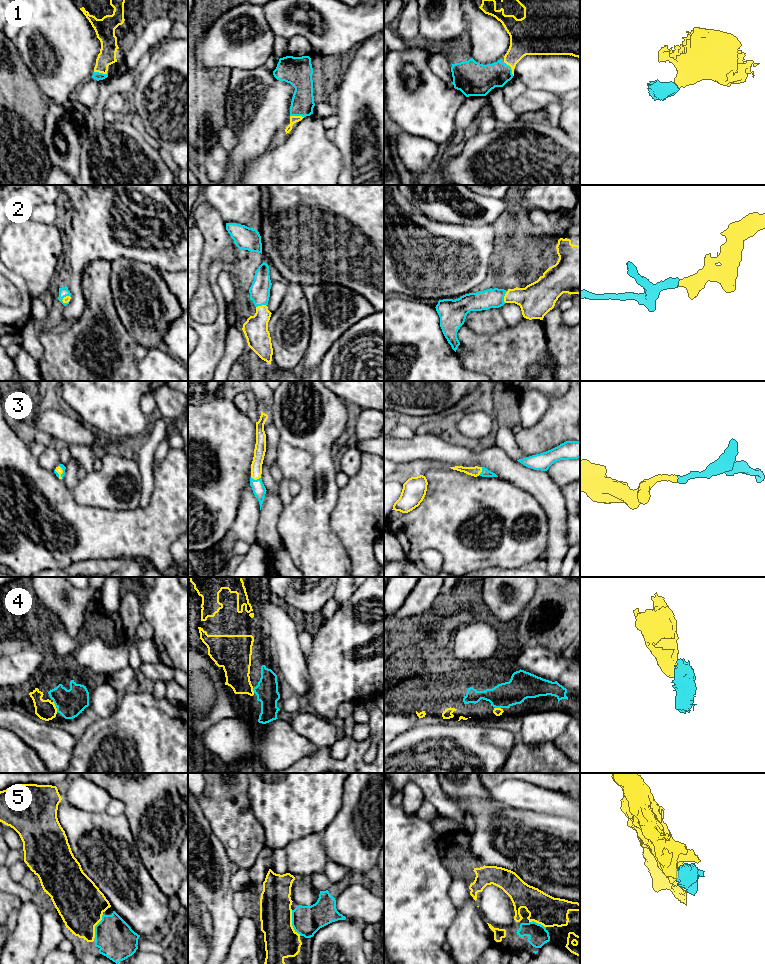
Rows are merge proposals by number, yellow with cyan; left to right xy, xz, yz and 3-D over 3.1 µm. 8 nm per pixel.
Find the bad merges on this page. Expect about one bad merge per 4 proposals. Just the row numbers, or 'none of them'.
none of them

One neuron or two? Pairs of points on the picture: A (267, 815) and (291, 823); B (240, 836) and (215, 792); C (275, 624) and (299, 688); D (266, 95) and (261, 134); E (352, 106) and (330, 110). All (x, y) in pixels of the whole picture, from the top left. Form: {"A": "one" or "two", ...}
{"A": "one", "B": "one", "C": "one", "D": "one", "E": "two"}

